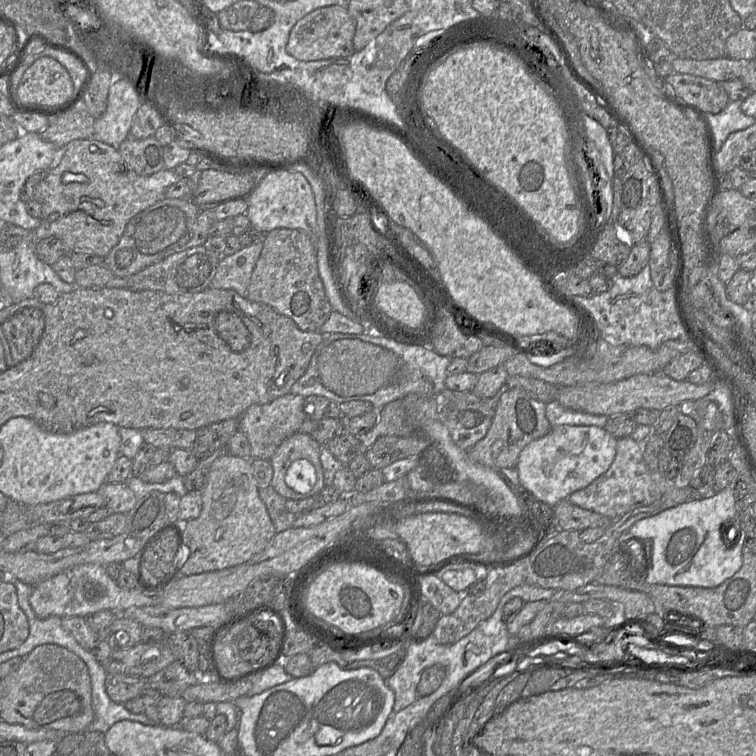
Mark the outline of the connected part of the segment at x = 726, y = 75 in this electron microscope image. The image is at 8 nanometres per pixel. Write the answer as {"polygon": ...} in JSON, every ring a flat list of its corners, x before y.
{"polygon":[[676,57,671,64,673,66,675,73,690,74,703,77,709,80,713,80,716,82,724,82,727,80,740,78,742,74,743,65,746,62,748,61,740,61,732,59,730,57,723,57,712,60,693,60,693,59]]}

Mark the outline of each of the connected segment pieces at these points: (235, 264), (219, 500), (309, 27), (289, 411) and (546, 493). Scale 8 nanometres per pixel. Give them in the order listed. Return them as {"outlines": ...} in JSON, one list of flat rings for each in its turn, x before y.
{"outlines":[[[257,241,250,246,242,247,231,256,222,257,210,286,234,290,239,295,247,297,251,276,263,245,263,241]],[[224,452,211,465,200,493,200,515,180,525,190,551,181,575,219,571,242,564,263,551,275,537,274,524,259,496,251,459]],[[346,5,318,8,301,18,291,29,286,45,287,52,300,61,317,61,341,58,354,54,353,38,356,23,349,15]],[[288,393,267,404,251,405,239,418,239,430,248,438,251,446,251,459,270,460,284,440,298,432,306,419,304,397]],[[552,427,545,436,531,441,520,452,516,466,519,483,538,500,553,507,609,469,616,456,617,440,604,427]]]}

